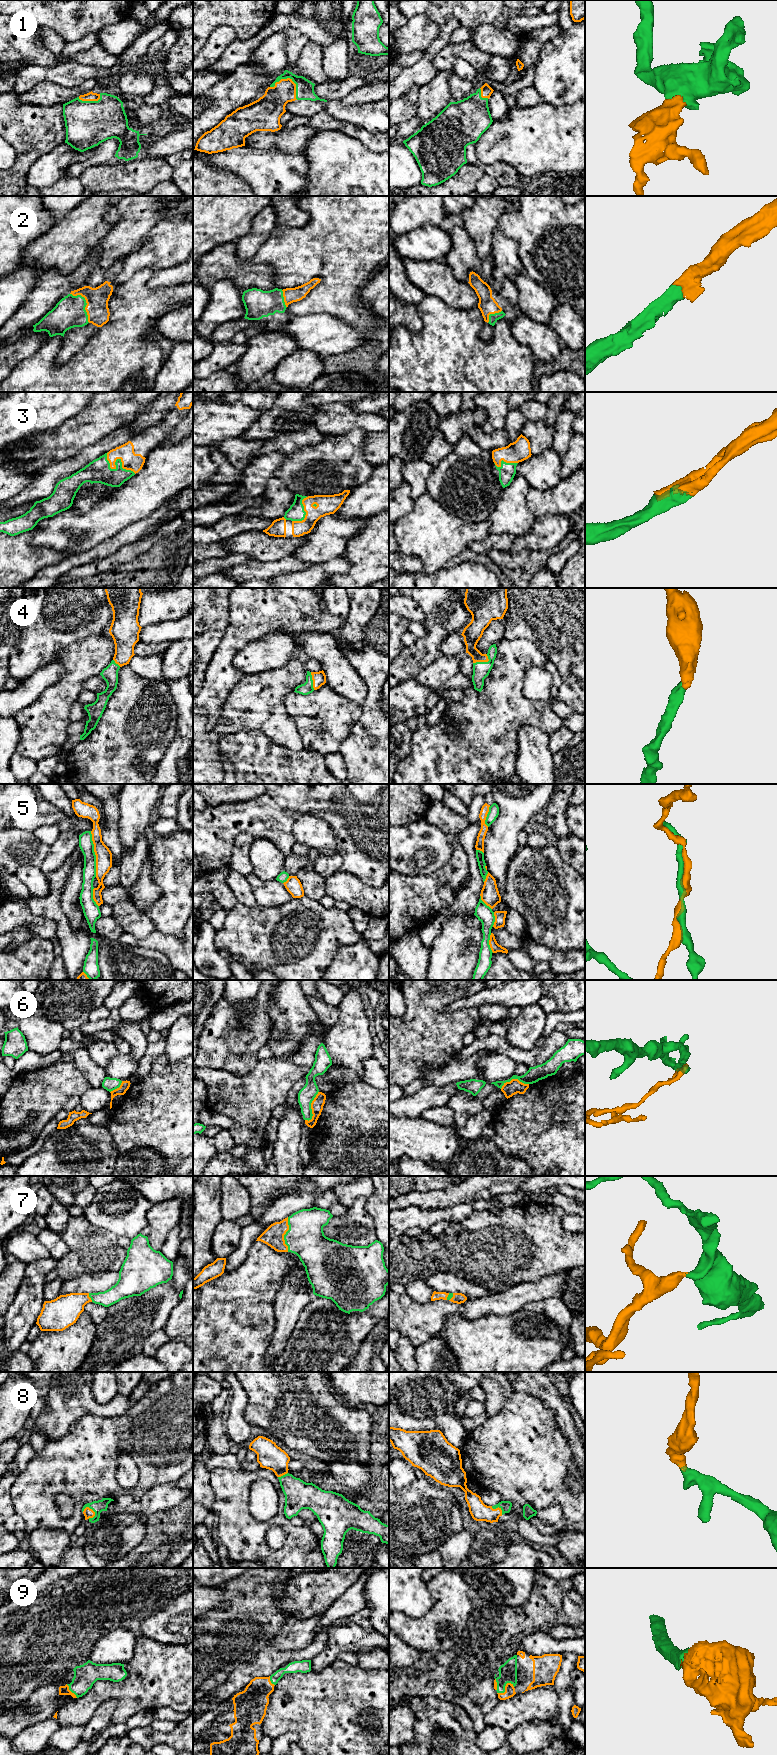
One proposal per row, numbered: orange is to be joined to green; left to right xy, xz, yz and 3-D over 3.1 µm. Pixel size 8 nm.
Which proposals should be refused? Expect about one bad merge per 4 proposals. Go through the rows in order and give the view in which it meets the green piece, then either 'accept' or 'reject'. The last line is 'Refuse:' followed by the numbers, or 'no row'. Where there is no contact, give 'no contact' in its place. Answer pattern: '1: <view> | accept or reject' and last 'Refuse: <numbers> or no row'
1: xz | accept
2: xy | accept
3: xy | accept
4: yz | accept
5: xy | reject
6: xz | reject
7: xz | accept
8: xy | accept
9: yz | accept
Refuse: 5, 6

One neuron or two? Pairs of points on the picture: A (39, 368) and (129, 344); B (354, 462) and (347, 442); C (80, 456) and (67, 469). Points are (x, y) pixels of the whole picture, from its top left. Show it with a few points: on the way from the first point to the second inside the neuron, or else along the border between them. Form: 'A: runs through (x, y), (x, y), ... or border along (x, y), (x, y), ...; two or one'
A: runs through (61, 372), (101, 372), (107, 366); one
B: runs through (349, 457), (347, 455), (347, 447); one
C: runs through (77, 459), (70, 466); one

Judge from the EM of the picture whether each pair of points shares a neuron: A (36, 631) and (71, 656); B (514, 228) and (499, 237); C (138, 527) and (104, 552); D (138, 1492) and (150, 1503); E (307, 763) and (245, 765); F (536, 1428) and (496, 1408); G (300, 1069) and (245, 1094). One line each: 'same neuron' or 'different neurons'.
A: different neurons
B: different neurons
C: same neuron
D: different neurons
E: same neuron
F: different neurons
G: same neuron

